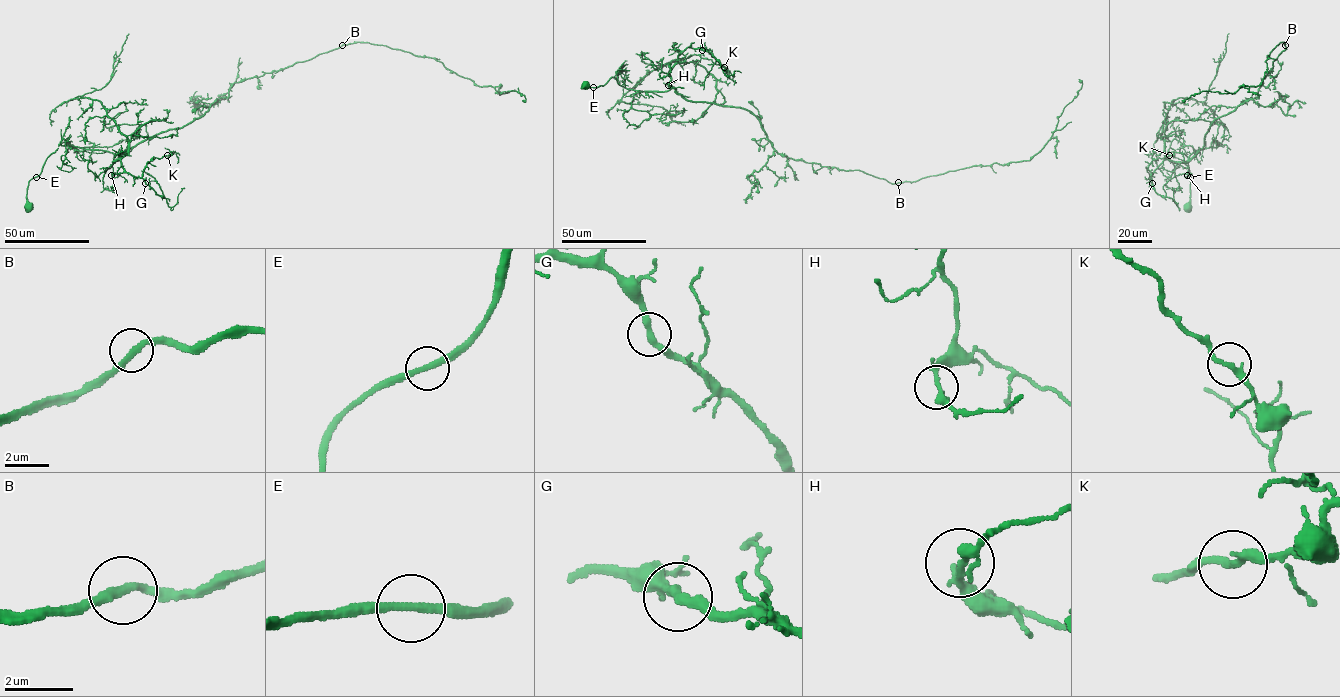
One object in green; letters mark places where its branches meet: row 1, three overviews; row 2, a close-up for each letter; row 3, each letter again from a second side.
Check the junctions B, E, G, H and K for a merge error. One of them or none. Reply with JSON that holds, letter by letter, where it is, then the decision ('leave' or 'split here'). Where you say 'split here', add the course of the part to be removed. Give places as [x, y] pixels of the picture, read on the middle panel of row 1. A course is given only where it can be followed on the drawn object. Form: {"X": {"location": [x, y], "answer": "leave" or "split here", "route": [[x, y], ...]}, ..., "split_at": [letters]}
{"B": {"location": [898, 182], "answer": "leave"}, "E": {"location": [593, 87], "answer": "leave"}, "G": {"location": [702, 50], "answer": "leave"}, "H": {"location": [668, 85], "answer": "leave"}, "K": {"location": [724, 67], "answer": "leave"}, "split_at": []}

